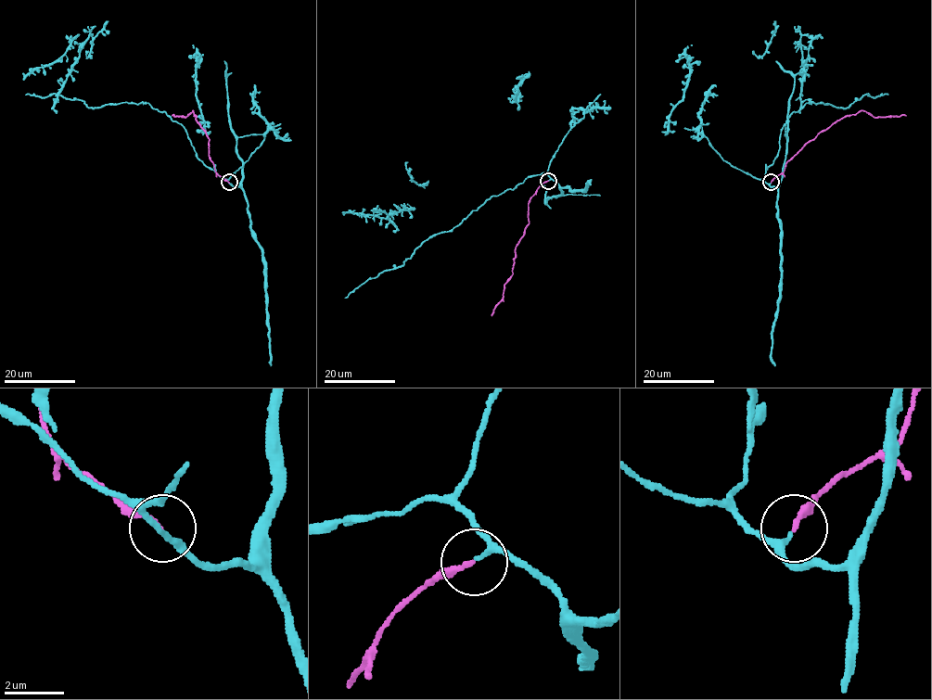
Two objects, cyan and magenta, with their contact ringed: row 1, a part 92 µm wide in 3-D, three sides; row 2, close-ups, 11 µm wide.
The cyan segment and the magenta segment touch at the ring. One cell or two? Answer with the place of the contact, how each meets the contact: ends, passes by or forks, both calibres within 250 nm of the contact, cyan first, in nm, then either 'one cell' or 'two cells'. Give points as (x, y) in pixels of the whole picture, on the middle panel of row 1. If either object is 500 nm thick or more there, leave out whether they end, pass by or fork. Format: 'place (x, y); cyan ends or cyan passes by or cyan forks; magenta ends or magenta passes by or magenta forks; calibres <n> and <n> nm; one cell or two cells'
place (548, 181); cyan passes by; magenta ends; calibres 160 and 150 nm; one cell

